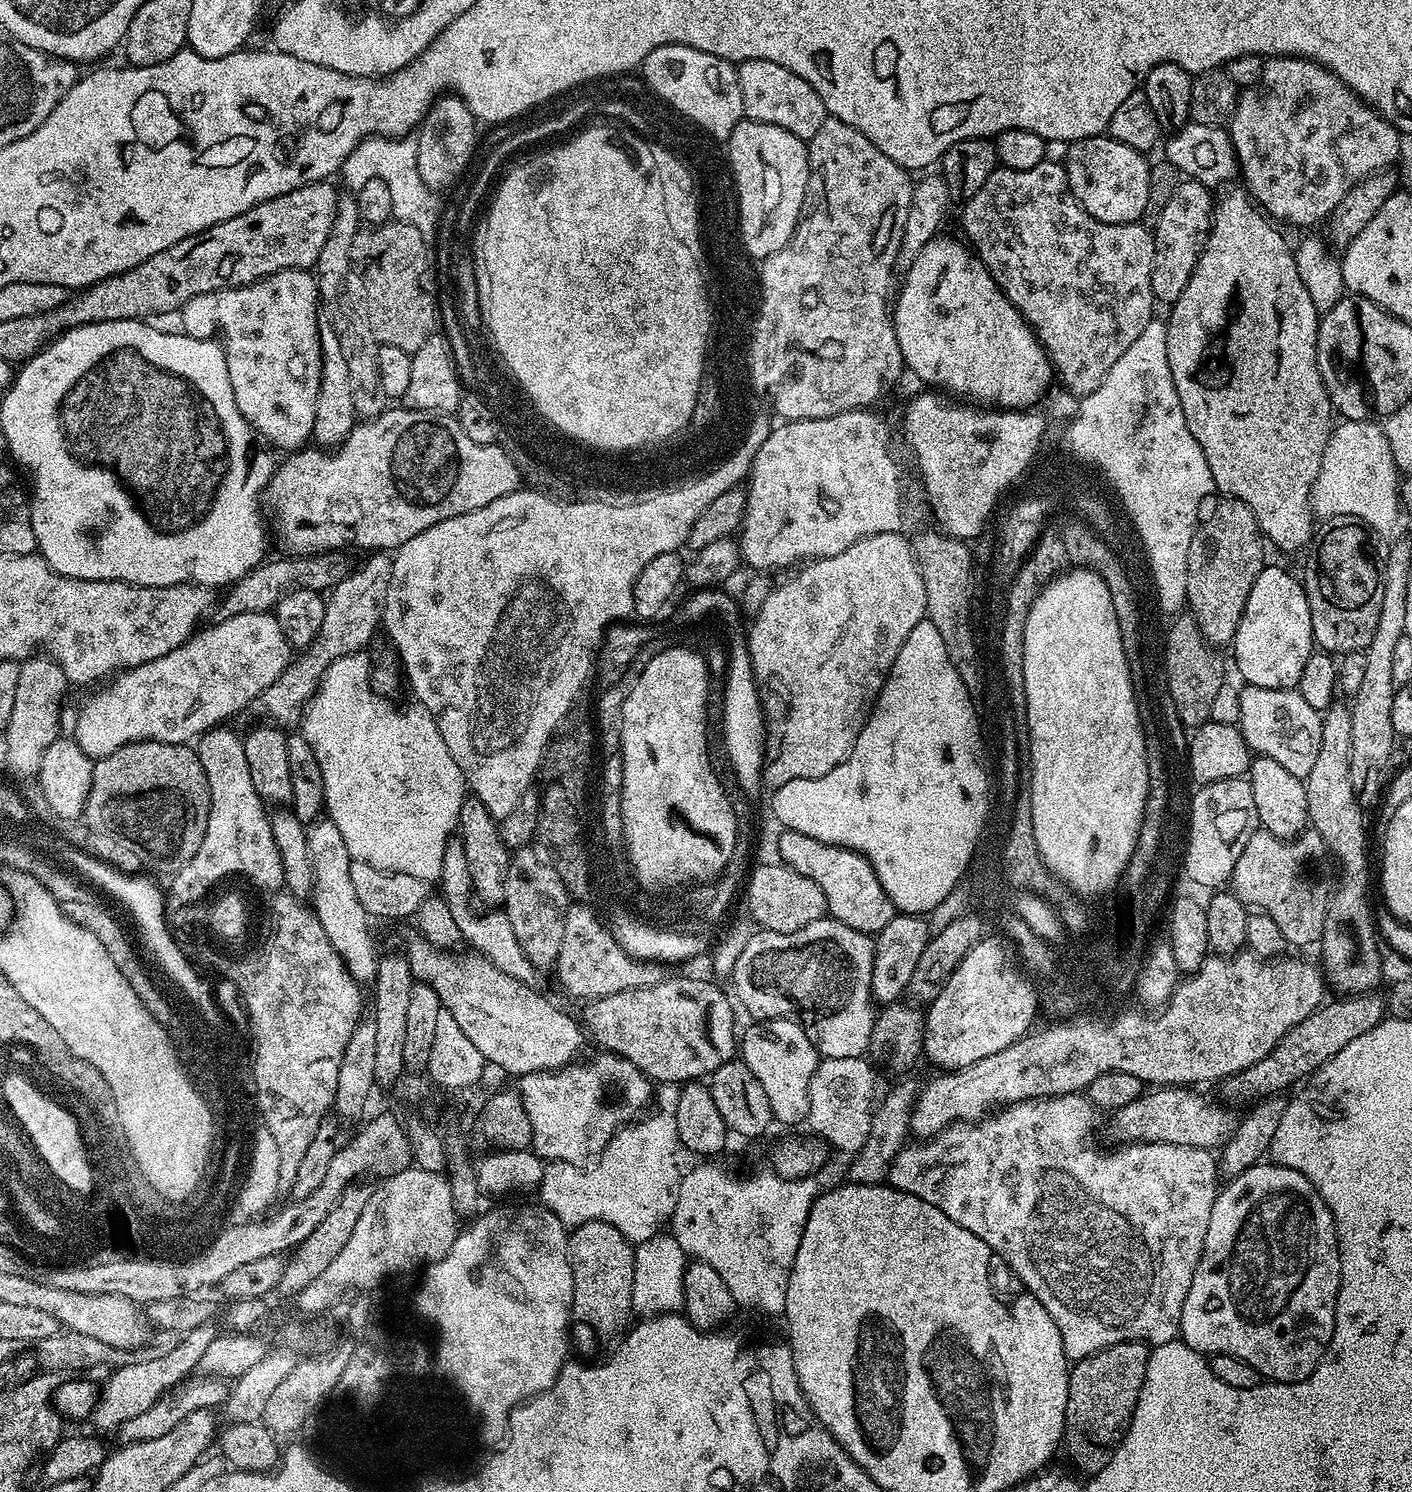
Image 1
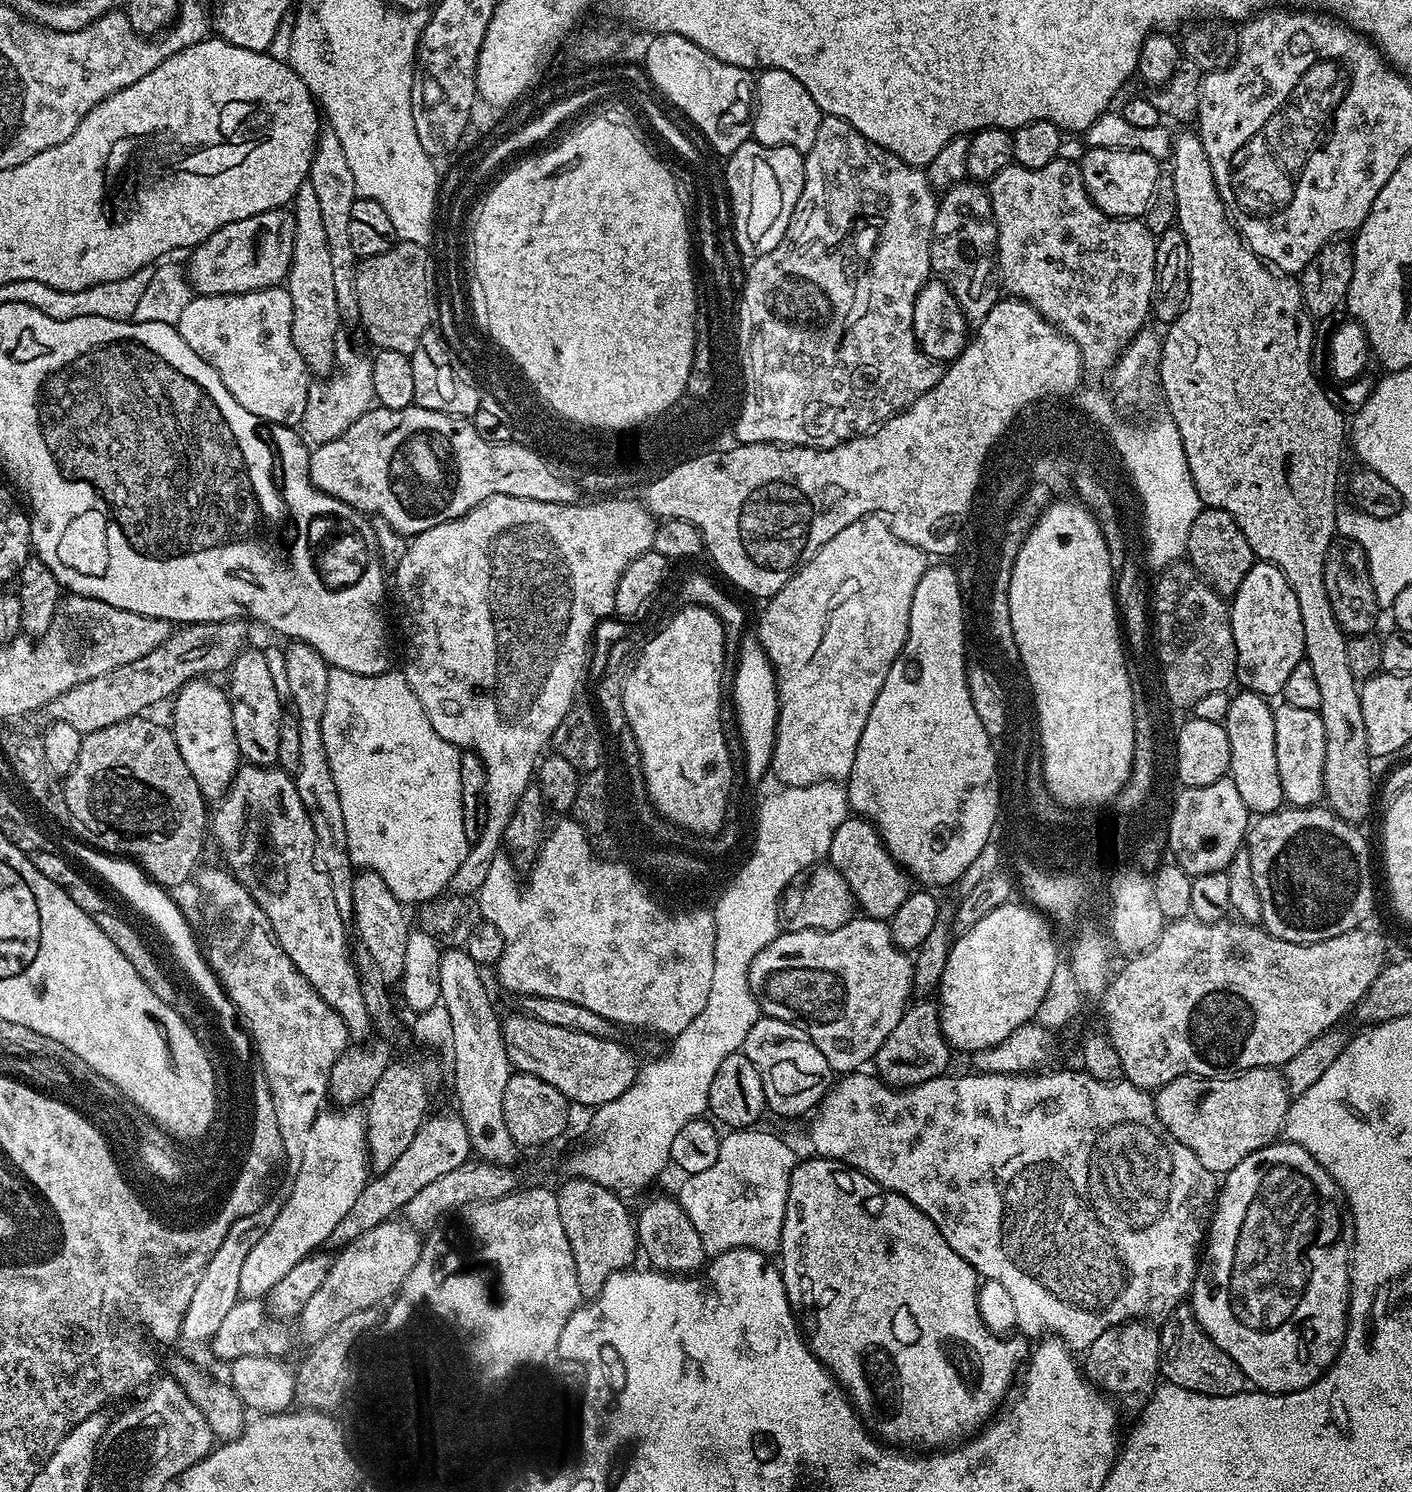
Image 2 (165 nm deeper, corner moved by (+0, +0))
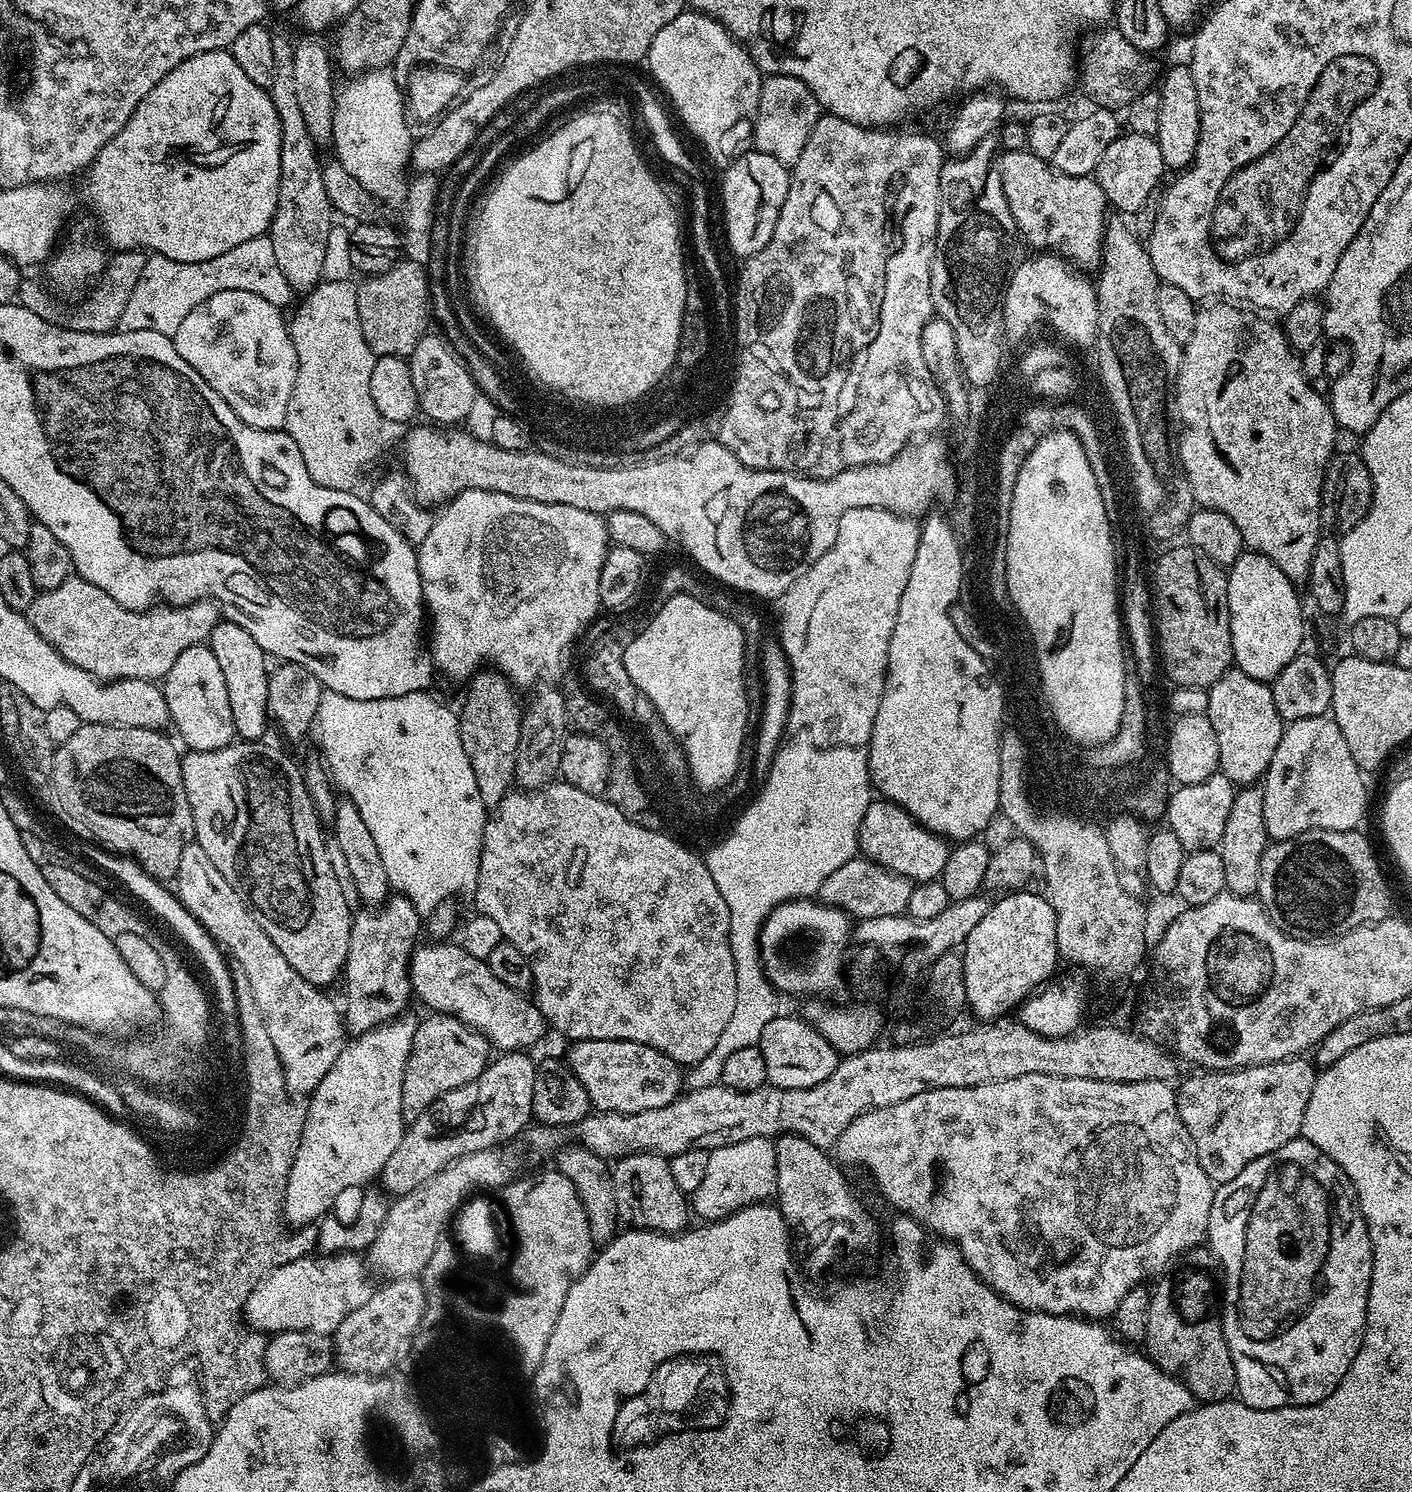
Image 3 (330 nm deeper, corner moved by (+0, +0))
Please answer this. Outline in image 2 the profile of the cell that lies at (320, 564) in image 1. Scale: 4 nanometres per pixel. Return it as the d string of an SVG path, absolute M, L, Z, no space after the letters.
M243 619L183 625L150 654L64 691L45 705L44 714L51 721L74 727L82 736L141 715L149 711L150 706L171 699L182 685L192 679L214 676L216 672L225 673L247 645L247 626Z

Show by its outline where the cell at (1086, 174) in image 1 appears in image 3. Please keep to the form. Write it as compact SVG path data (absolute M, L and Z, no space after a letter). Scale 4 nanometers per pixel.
M1128 132L1117 136L1110 146L1106 146L1106 154L1102 154L1098 162L1094 179L1102 186L1104 196L1113 209L1135 214L1142 210L1146 198L1150 198L1161 187L1160 179L1164 175L1166 169L1162 162L1162 150L1158 150L1155 138Z

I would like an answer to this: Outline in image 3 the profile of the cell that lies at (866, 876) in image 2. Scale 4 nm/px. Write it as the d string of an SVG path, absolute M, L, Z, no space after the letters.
M873 798L860 823L858 852L865 860L872 860L887 872L902 874L916 884L938 880L946 866L950 844L945 837L923 828L902 806L892 800Z

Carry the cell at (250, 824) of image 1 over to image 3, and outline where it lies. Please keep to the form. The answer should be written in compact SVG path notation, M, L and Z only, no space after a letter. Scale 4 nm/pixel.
M207 643L182 650L182 654L178 654L178 662L174 662L174 666L170 666L170 670L163 676L162 687L171 727L176 727L175 735L181 741L184 739L191 751L210 752L233 743L236 727L230 714L226 678L222 674L222 666L218 666L218 658L214 658Z

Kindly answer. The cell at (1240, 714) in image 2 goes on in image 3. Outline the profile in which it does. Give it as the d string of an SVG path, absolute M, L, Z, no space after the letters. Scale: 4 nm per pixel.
M1229 670L1207 691L1209 706L1206 715L1218 738L1219 771L1237 786L1255 785L1267 772L1286 727L1285 720L1274 706L1271 687L1263 680L1250 678L1250 674Z

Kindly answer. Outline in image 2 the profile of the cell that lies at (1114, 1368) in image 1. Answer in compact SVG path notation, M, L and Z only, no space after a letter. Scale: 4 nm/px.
M1144 1318L1128 1320L1125 1324L1118 1326L1110 1326L1103 1334L1098 1334L1098 1338L1094 1338L1094 1342L1083 1353L1083 1356L1083 1371L1087 1379L1091 1380L1097 1388L1113 1397L1147 1398L1156 1391L1158 1381L1161 1379L1159 1327Z

